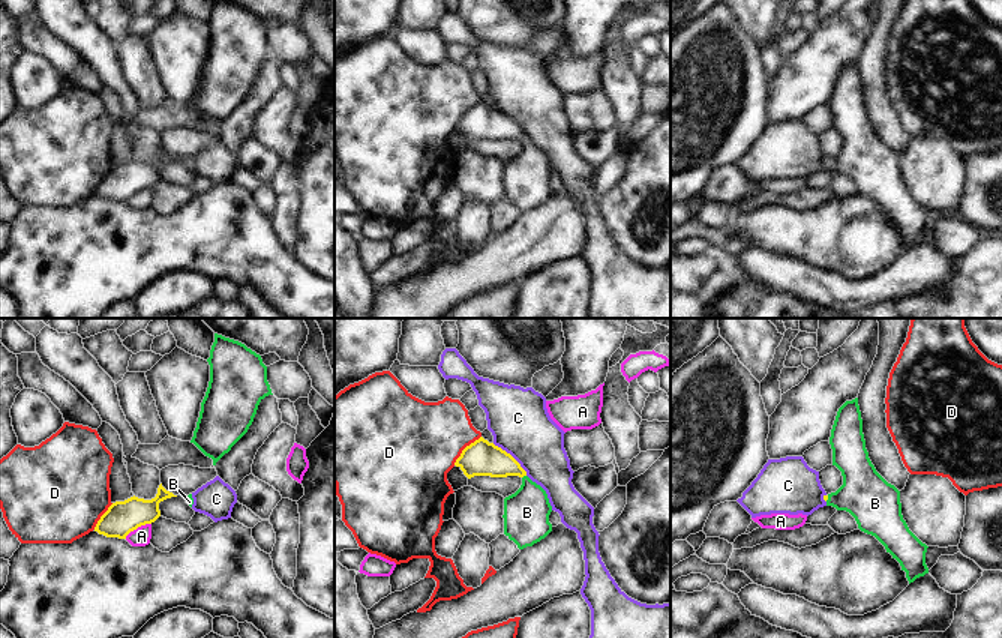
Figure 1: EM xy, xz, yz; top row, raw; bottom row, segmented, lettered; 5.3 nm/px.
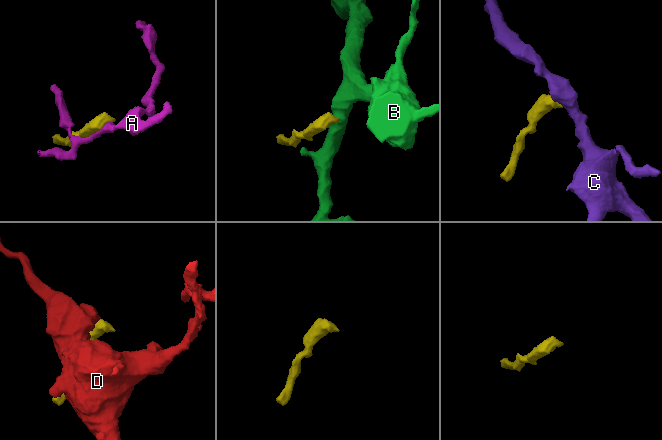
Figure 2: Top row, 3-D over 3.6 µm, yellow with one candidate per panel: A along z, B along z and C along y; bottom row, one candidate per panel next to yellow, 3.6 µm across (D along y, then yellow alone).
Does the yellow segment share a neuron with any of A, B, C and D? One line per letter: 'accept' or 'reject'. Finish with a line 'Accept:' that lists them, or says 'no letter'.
A: reject
B: accept
C: reject
D: reject
Accept: B

